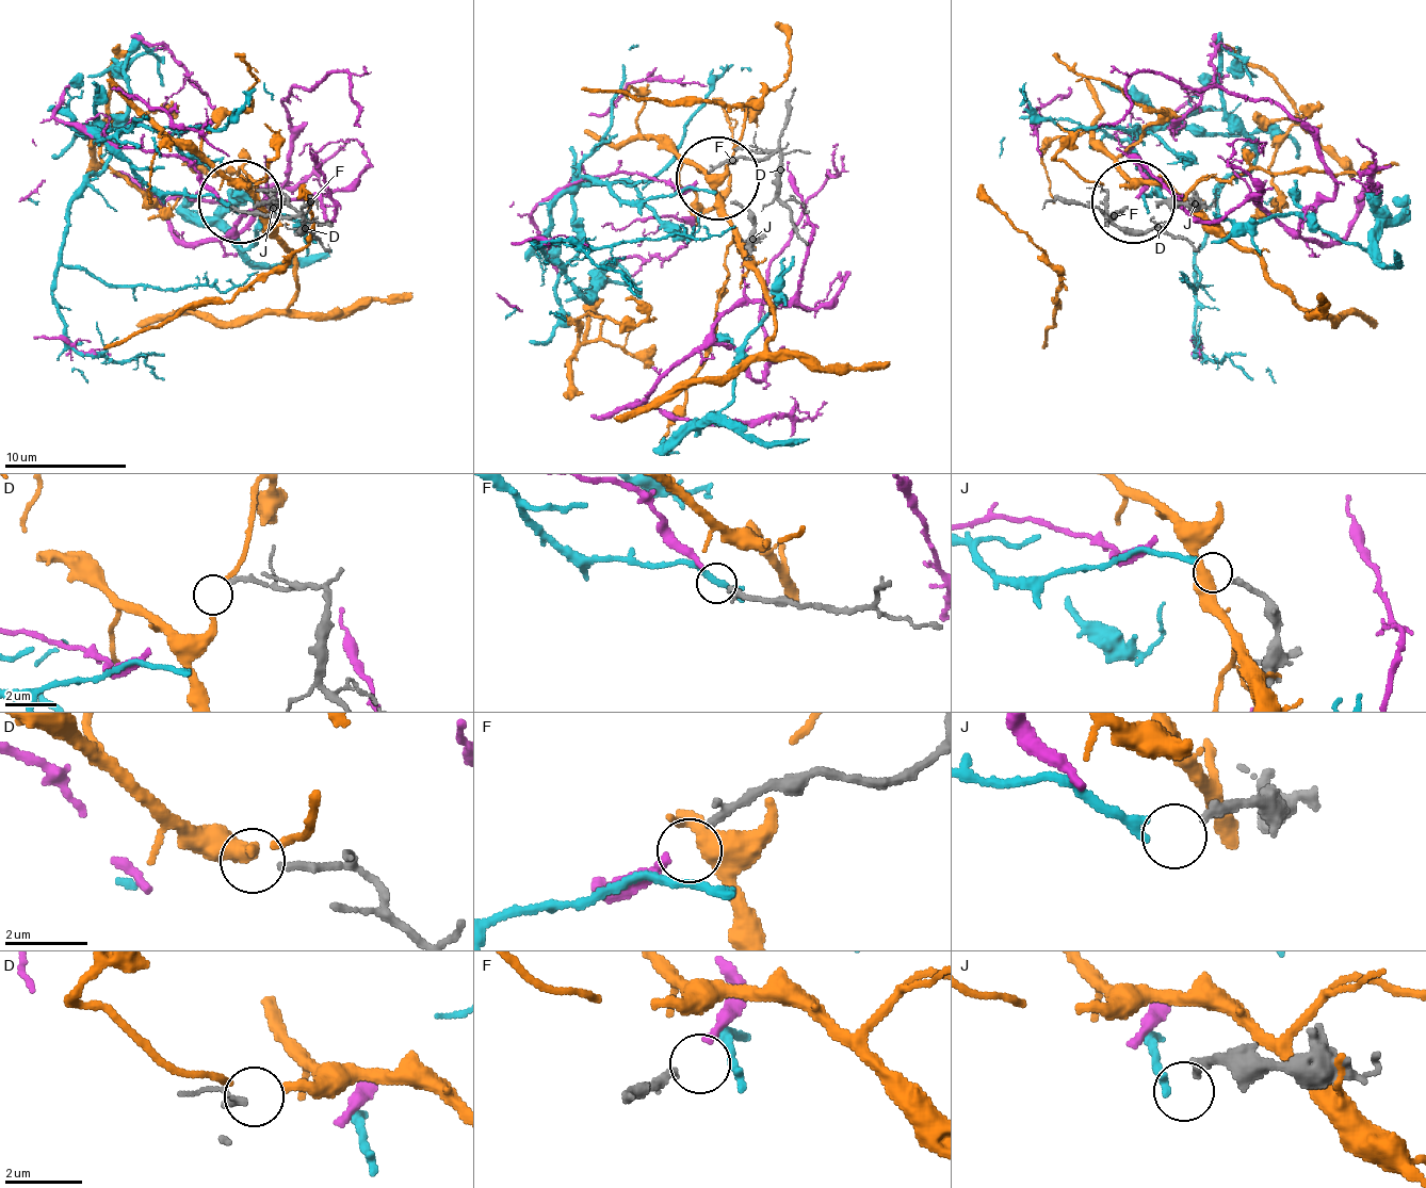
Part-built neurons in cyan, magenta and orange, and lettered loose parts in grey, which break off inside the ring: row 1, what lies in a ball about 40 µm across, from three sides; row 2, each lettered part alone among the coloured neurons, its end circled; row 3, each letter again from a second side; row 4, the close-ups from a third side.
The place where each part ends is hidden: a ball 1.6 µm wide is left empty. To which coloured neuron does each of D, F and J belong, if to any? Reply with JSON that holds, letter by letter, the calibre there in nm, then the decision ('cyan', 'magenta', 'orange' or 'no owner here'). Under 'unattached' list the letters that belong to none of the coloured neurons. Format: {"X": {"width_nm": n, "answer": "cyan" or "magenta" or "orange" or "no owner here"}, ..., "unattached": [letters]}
{"D": {"width_nm": 180, "answer": "no owner here"}, "F": {"width_nm": 190, "answer": "magenta"}, "J": {"width_nm": 240, "answer": "cyan"}, "unattached": ["D"]}

